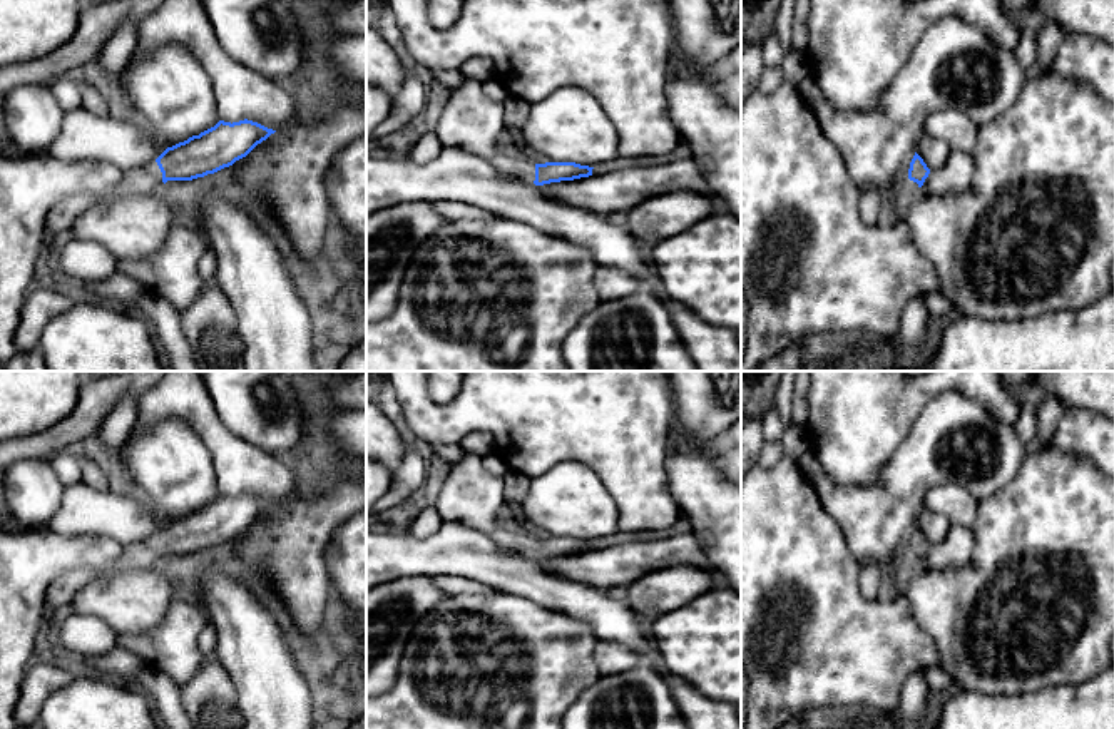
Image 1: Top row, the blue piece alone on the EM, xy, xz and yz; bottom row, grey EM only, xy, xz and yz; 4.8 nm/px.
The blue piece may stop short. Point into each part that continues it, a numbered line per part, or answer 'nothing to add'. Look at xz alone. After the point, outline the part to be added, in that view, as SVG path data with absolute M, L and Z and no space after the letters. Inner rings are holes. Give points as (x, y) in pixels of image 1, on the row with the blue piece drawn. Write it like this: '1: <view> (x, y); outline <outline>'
1: xz (469, 121); outline M463 77L448 100L437 107L430 127L443 149L473 154L498 172L534 184L535 164L522 155L505 155L497 147L500 134L507 130L503 105L483 94L483 82Z

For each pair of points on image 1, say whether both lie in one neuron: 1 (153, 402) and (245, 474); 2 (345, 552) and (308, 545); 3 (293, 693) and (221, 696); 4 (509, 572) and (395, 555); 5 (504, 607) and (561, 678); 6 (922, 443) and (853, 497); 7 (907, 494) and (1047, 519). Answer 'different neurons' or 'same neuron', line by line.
1: same neuron
2: different neurons
3: different neurons
4: same neuron
5: same neuron
6: same neuron
7: different neurons

